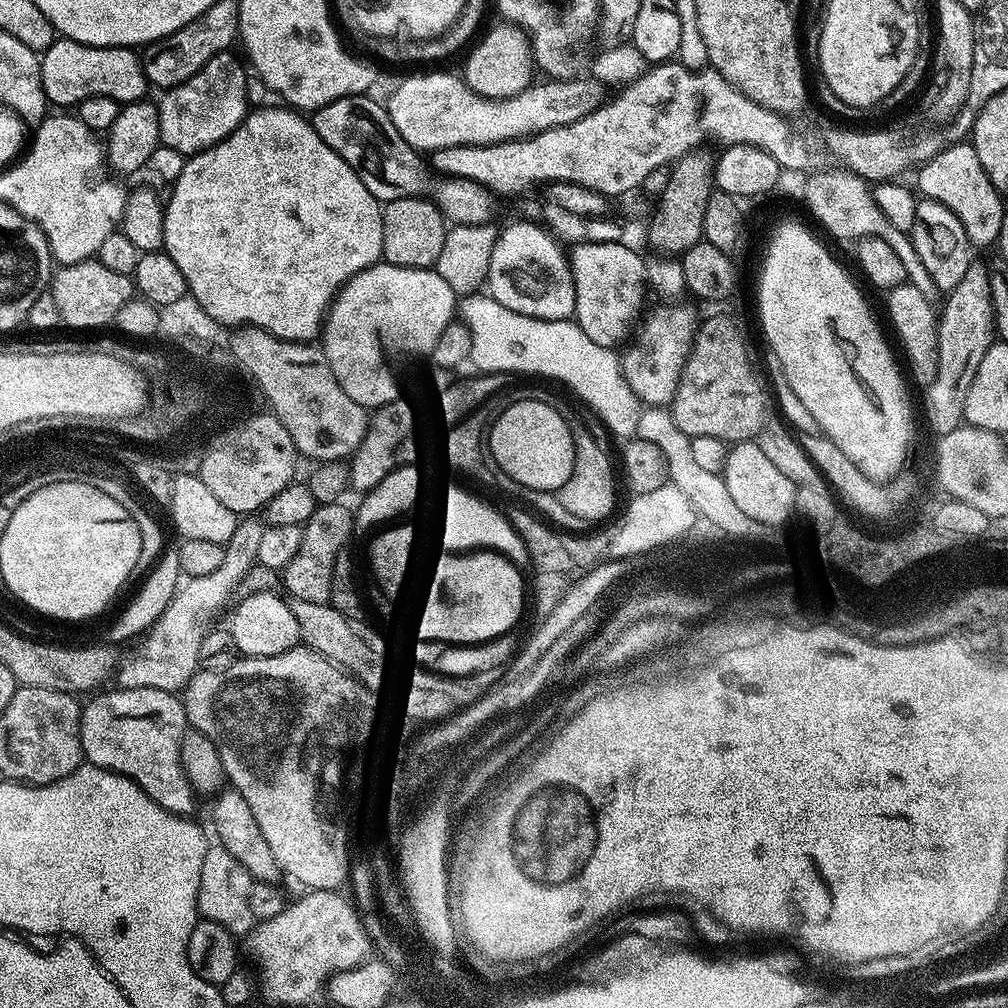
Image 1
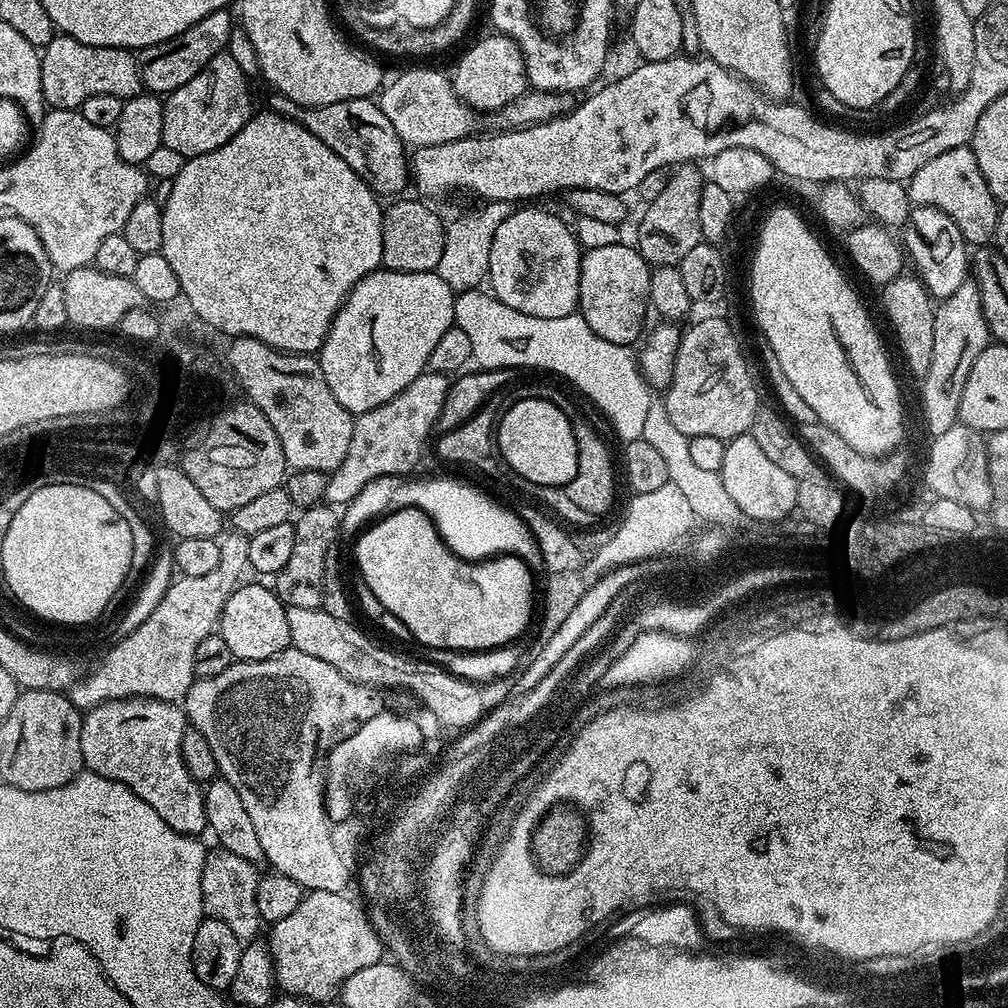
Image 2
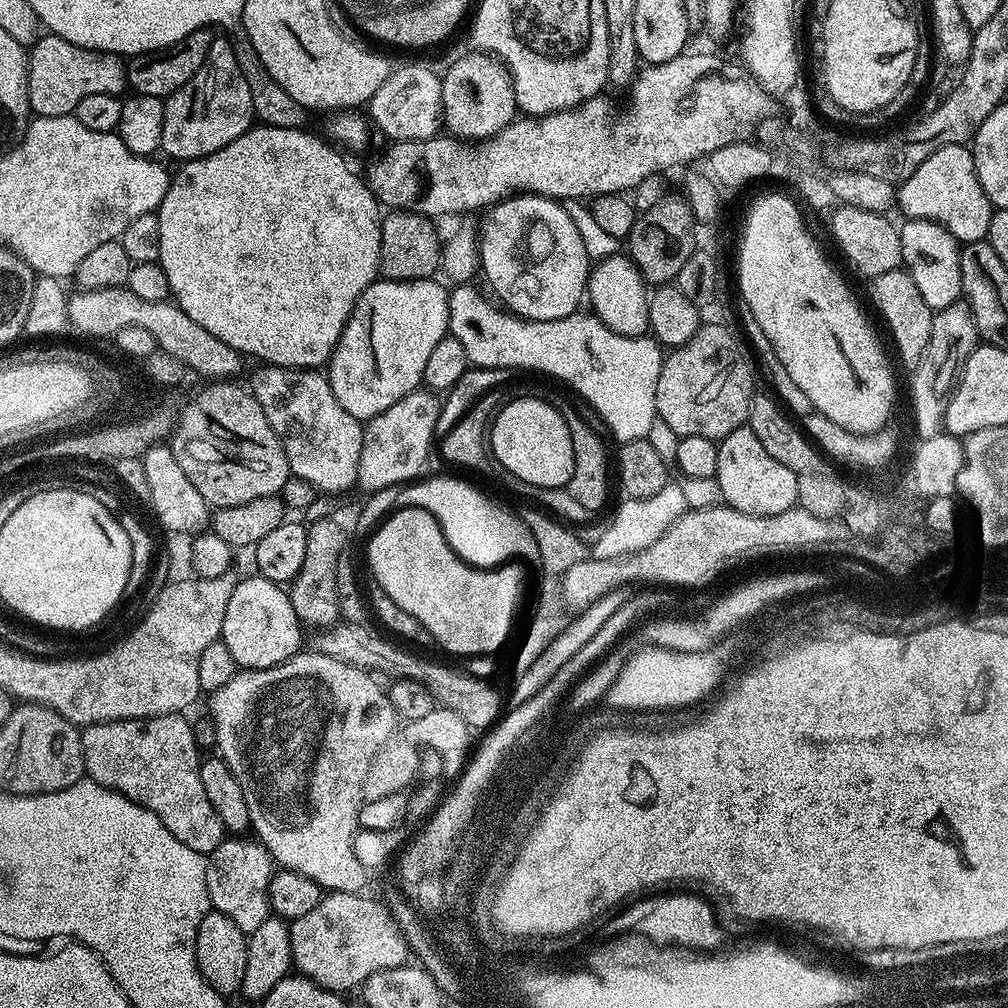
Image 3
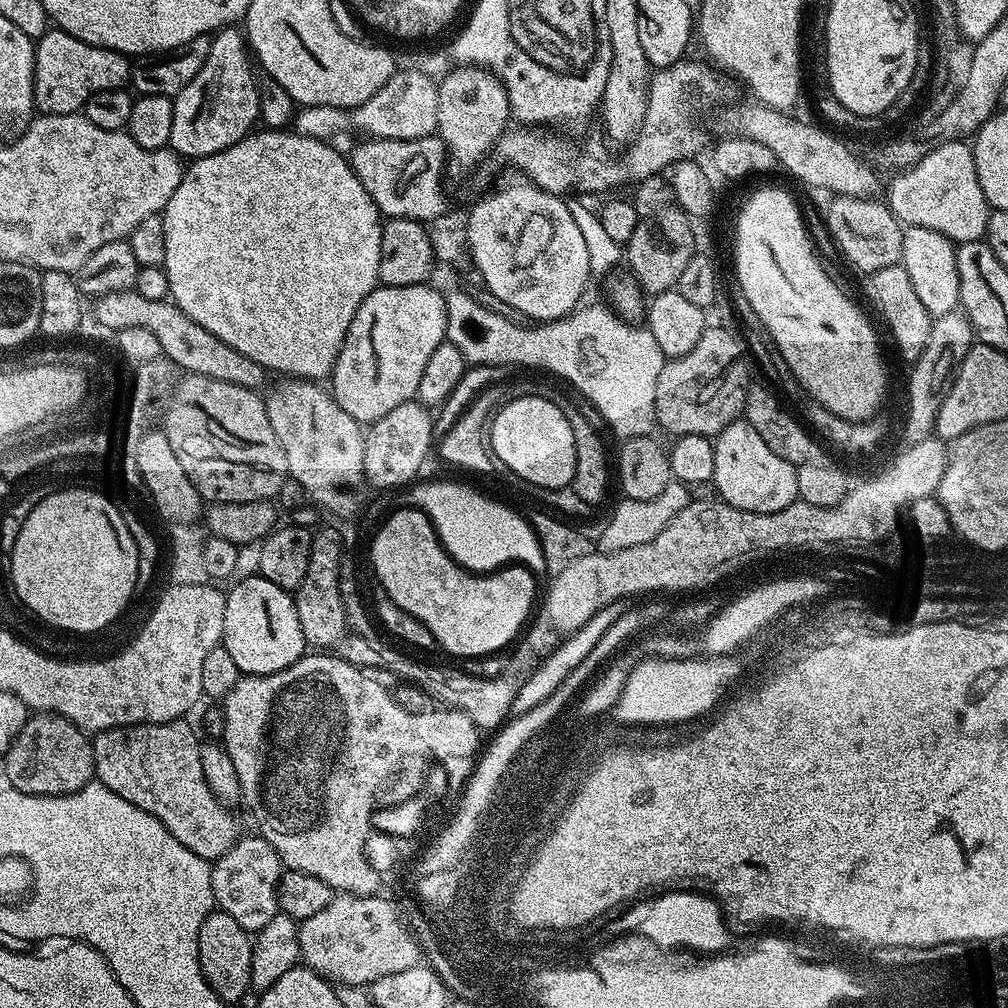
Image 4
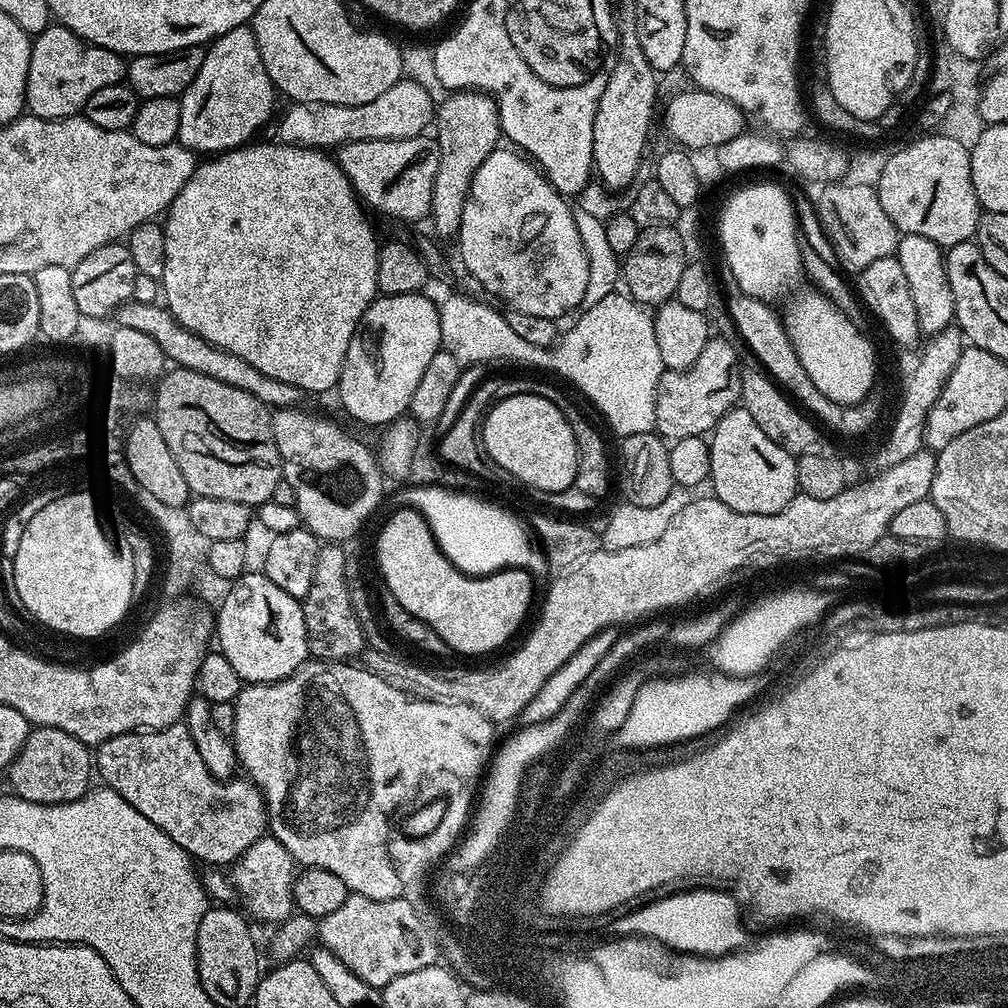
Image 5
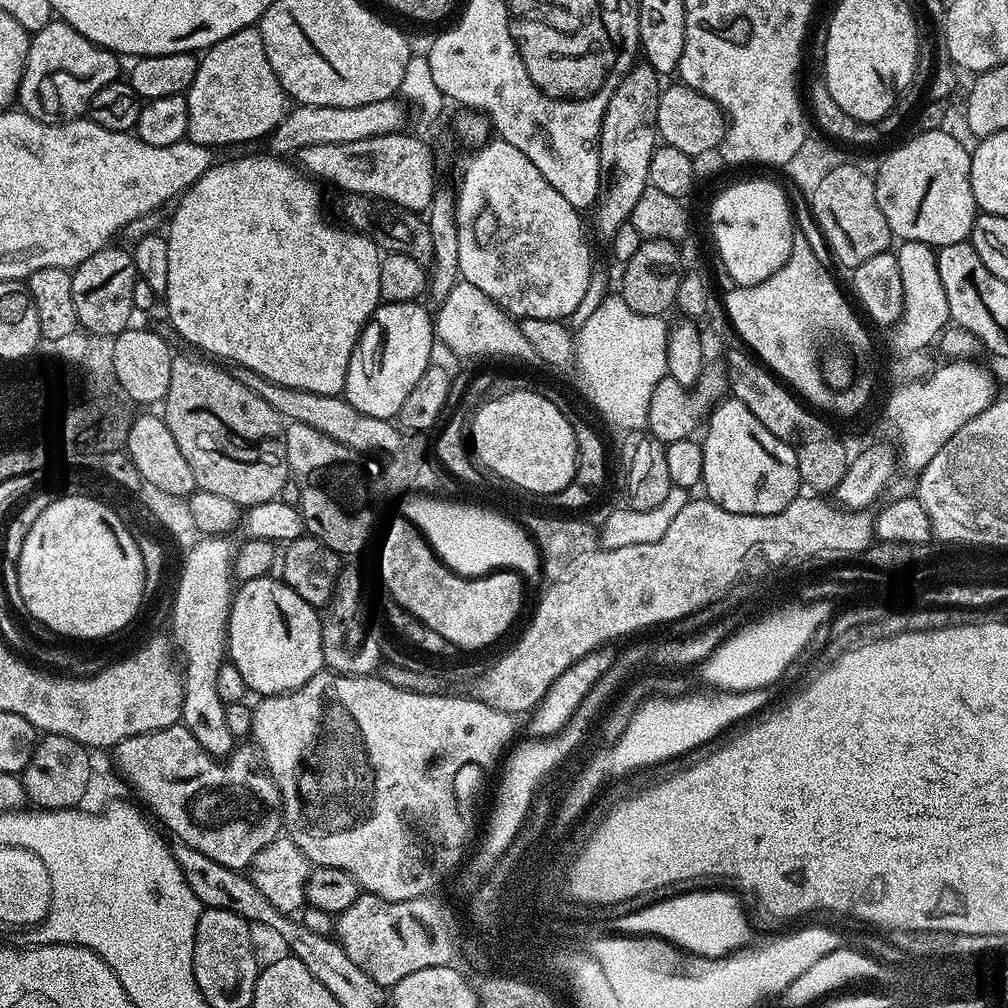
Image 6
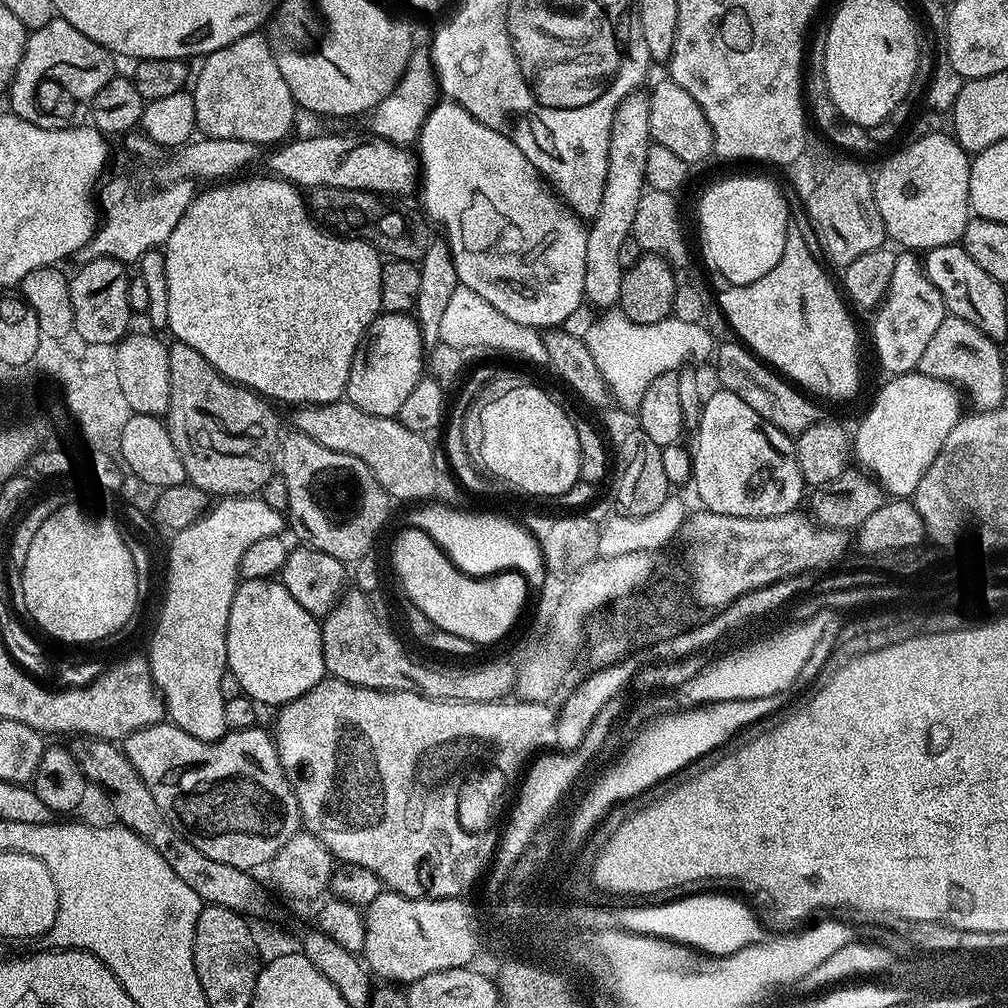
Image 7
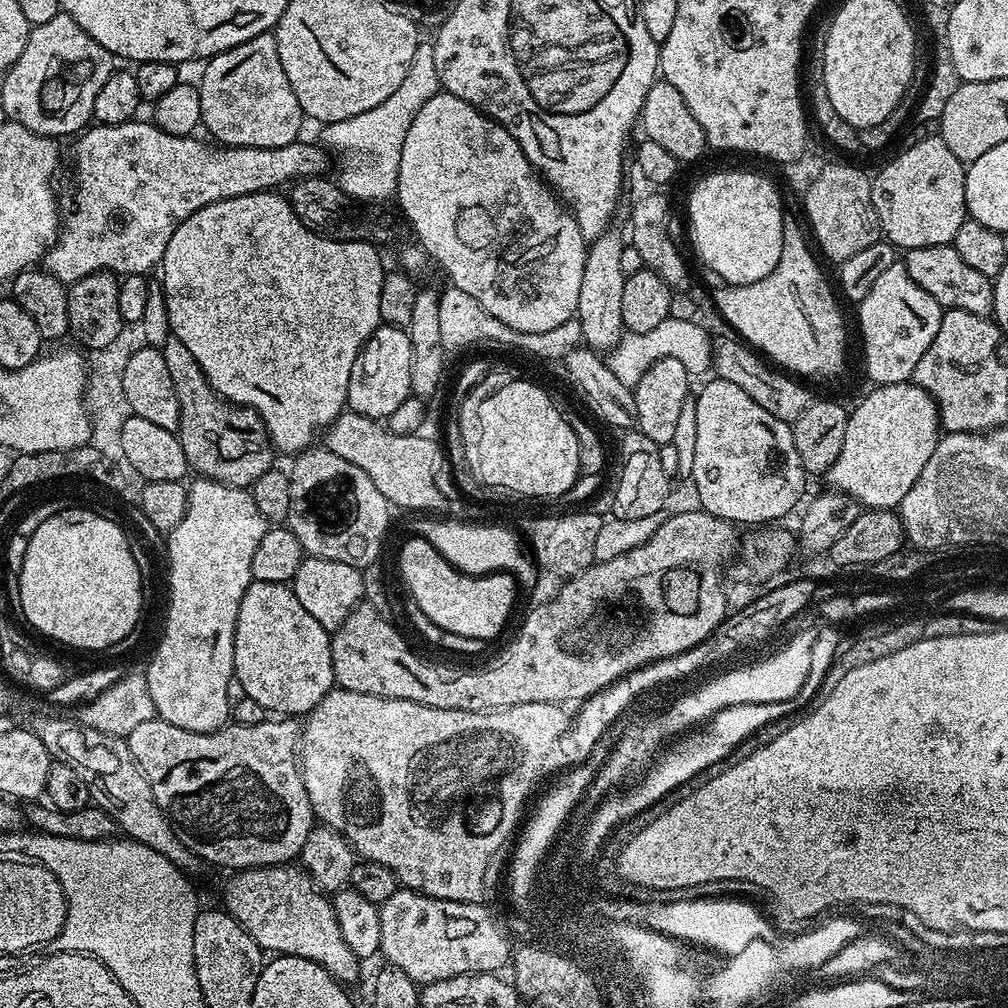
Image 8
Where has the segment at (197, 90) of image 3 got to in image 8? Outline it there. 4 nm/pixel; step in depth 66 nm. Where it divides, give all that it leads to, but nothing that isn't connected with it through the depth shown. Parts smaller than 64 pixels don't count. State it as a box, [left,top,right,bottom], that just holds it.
[198,32,306,148]

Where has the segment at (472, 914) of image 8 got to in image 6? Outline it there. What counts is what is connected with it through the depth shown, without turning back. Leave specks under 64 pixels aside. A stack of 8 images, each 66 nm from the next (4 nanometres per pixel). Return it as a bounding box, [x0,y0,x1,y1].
[334,894,458,986]

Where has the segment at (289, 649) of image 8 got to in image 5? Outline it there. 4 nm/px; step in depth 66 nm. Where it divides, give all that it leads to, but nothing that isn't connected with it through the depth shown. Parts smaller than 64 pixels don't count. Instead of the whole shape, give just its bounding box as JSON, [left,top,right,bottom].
[214,571,309,684]

